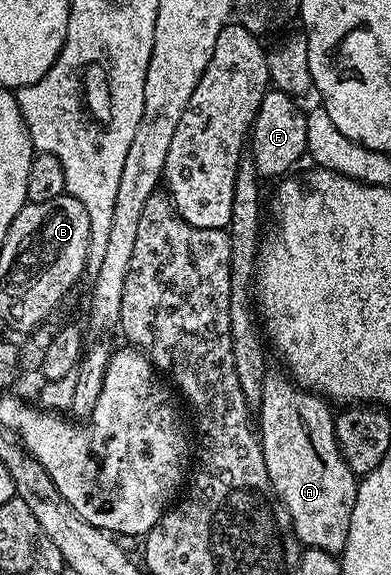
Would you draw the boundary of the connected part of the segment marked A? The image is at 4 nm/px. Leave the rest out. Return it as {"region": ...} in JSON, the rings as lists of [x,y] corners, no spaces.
{"region":[[[268,372],[262,384],[258,433],[270,484],[290,516],[301,547],[339,555],[352,527],[358,478],[338,448],[331,408],[321,395],[296,385],[287,373]]]}

